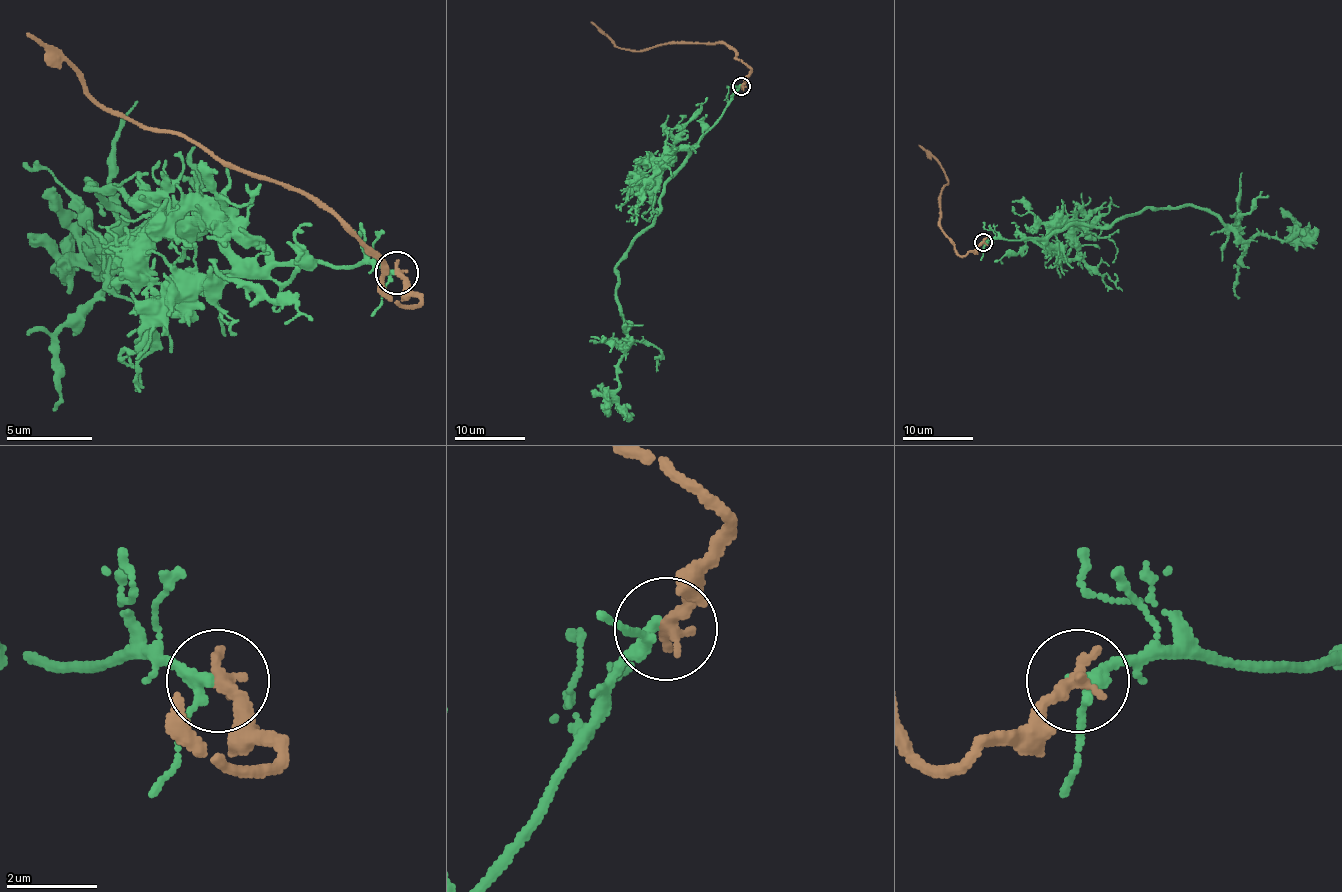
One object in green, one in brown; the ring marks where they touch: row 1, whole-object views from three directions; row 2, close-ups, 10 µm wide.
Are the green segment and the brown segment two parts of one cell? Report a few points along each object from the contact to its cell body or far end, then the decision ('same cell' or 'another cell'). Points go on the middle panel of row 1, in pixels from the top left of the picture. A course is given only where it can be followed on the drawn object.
course green (740, 86), (666, 183), (661, 211), (617, 266), (629, 344), (615, 395), (608, 400), (601, 384); course brown (742, 86), (751, 70), (724, 44), (664, 42), (631, 51), (622, 49), (590, 21); same cell

